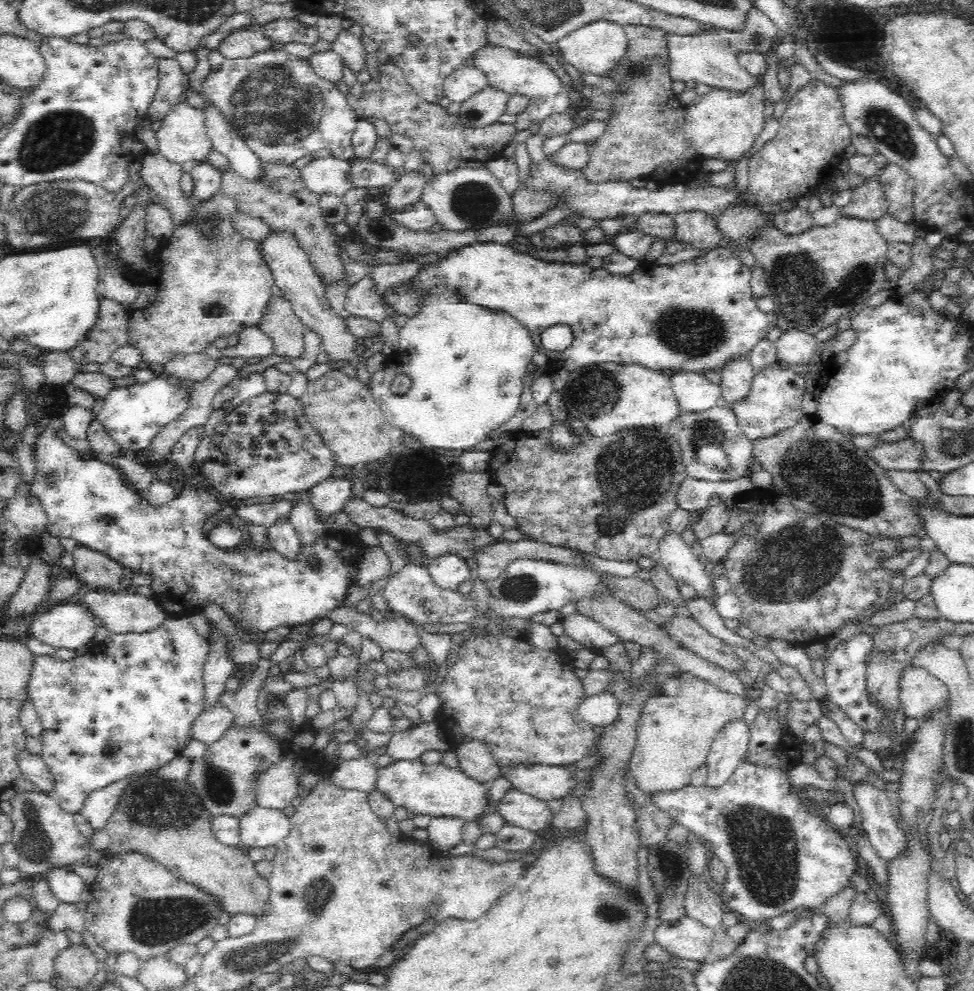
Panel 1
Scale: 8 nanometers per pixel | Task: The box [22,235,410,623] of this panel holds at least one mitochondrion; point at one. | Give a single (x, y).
(214, 307)

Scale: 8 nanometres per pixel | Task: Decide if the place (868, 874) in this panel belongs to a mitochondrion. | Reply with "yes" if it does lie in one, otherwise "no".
no

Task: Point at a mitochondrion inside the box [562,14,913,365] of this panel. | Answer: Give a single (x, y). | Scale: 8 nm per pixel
(797, 278)

